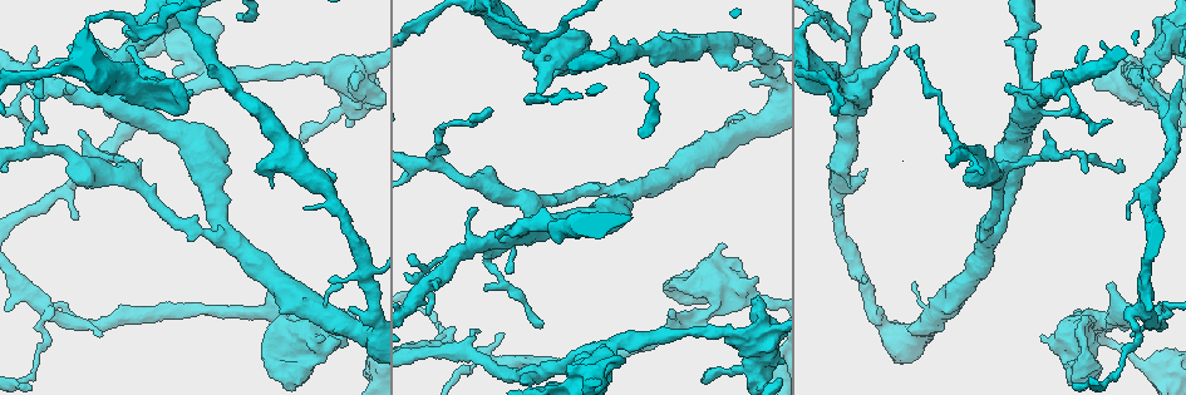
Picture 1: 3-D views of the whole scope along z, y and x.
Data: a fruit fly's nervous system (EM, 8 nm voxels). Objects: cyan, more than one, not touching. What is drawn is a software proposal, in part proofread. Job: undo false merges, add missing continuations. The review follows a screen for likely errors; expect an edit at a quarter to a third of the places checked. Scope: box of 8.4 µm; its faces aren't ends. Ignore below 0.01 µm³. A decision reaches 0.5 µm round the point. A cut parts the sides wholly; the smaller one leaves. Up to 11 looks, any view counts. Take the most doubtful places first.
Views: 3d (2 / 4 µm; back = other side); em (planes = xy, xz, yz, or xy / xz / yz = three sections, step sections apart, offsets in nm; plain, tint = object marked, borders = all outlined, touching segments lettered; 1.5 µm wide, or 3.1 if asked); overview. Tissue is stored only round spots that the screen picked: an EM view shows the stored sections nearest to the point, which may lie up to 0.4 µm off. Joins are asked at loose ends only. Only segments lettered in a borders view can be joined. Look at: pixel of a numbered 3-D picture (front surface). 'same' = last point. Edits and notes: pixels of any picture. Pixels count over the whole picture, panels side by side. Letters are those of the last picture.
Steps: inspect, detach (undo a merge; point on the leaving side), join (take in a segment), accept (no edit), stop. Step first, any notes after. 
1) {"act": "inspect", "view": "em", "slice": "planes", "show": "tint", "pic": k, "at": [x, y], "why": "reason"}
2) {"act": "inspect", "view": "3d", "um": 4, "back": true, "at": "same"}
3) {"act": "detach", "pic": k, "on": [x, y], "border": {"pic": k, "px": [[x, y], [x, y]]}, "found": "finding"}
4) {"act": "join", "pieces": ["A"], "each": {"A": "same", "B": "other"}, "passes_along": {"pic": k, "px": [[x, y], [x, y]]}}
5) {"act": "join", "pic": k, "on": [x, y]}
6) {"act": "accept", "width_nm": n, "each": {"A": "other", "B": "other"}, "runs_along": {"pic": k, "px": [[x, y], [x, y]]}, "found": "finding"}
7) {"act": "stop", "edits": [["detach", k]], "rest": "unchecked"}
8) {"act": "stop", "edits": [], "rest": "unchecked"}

{"act": "inspect", "view": "em", "slice": "planes", "show": "borders", "pic": 1, "at": [344, 346], "why": "thick end"}

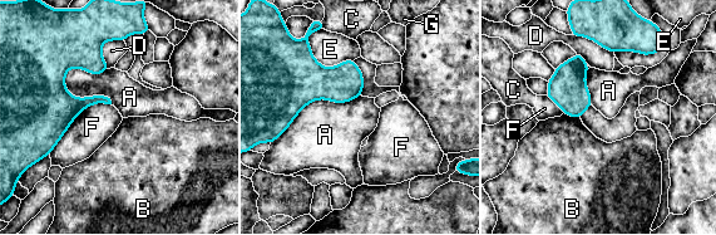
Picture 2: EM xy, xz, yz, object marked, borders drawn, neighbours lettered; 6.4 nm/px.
{"act": "accept", "each": {"A": "other", "B": "other", "C": "other", "D": "other", "E": "other", "F": "other", "G": "other"}, "found": "no lettered segment goes on from it"}

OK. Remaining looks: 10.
{"act": "inspect", "view": "3d", "um": 4, "pic": 1, "at": [880, 310], "why": "an open end"}

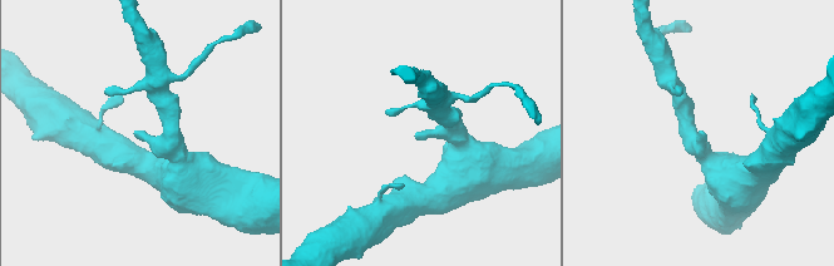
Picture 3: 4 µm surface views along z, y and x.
{"act": "inspect", "view": "em", "slice": "planes", "show": "borders", "pic": 3, "at": [702, 131]}

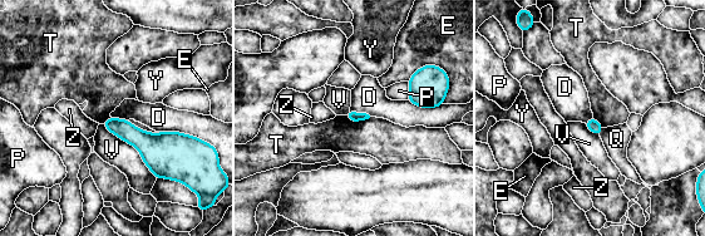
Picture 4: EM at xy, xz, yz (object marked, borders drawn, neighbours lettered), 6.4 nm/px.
{"act": "accept", "each": {"D": "other", "E": "other", "P": "other", "Q": "other", "T": "other", "V": "other", "Y": "other", "Z": "other"}, "found": "none of them fits"}

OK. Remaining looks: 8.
{"act": "inspect", "view": "em", "slice": "xy", "step": 4, "show": "borders", "pic": 1, "at": [272, 188], "why": "stops while still wide"}

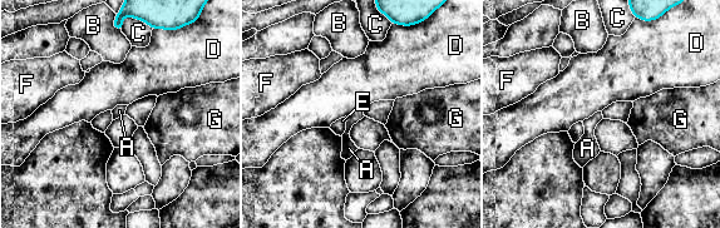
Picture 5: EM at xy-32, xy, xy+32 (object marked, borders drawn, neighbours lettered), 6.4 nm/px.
{"act": "inspect", "view": "em", "slice": "planes", "show": "borders", "at": "same"}

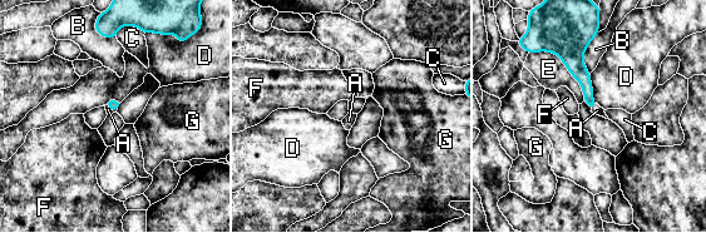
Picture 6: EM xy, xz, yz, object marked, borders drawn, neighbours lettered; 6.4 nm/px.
{"act": "join", "pic": 6, "on": [597, 110], "each": {"A": "same", "B": "other", "C": "other", "D": "other", "E": "other", "F": "other", "G": "other"}, "found": "the neuron continues"}

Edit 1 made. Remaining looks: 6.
{"act": "inspect", "view": "em", "slice": "yz", "step": 8, "show": "borders", "pic": 1, "at": [434, 161], "why": "four or more arms meet"}

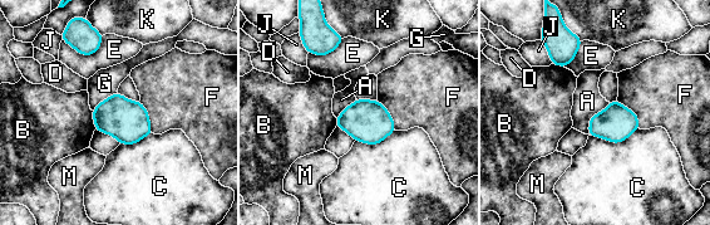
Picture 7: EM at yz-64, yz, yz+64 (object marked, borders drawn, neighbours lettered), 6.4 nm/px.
{"act": "accept", "each": {"A": "other", "B": "other", "C": "other", "D": "other", "E": "other", "F": "other", "G": "other", "J": "other", "K": "other", "M": "other"}, "found": "one neuron here"}

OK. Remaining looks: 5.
{"act": "inspect", "view": "em", "slice": "xz", "step": 4, "show": "tint", "pic": 1, "at": [831, 19], "why": "abrupt turn"}

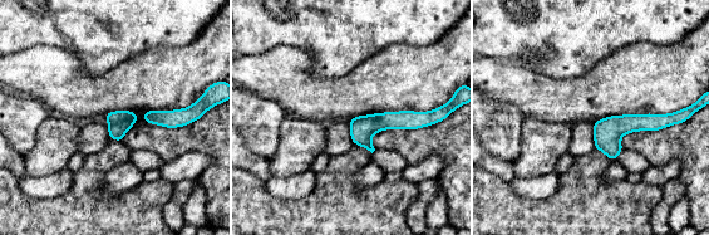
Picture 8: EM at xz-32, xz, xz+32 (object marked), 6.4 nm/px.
{"act": "inspect", "view": "em", "slice": "planes", "show": "borders", "at": "same"}

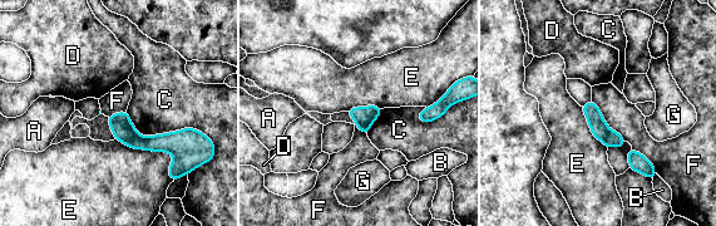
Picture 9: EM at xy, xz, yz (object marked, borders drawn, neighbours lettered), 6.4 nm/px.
{"act": "detach", "pic": 9, "on": [168, 142], "each": {"A": "other", "B": "other", "C": "other", "D": "other", "E": "other", "F": "other", "G": "other"}, "border": {"pic": 9, "px": [[138, 134], [123, 142]]}, "found": "a second neuron is stuck on"}

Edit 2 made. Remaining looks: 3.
{"act": "stop", "edits": [["join", 6], ["detach", 9]], "rest": "unchecked"}

